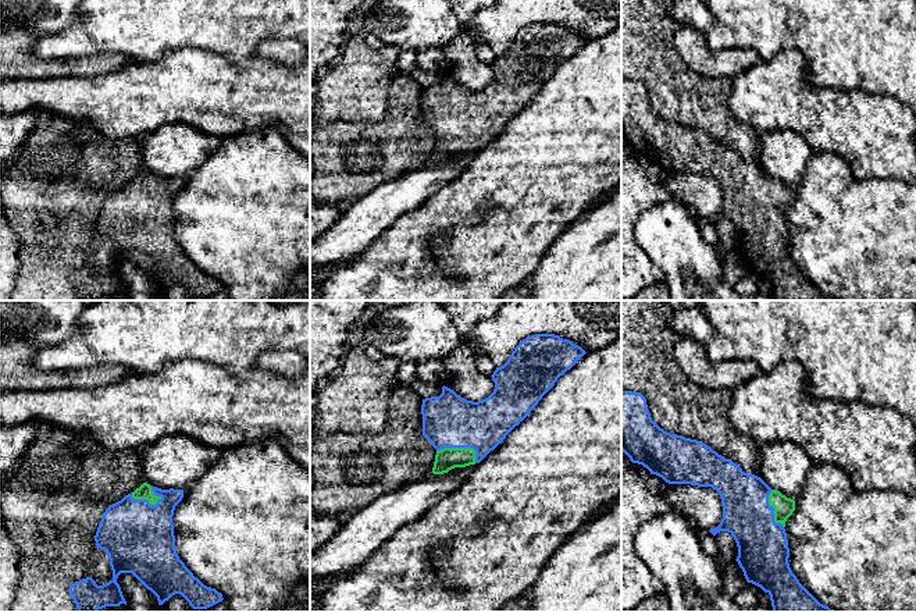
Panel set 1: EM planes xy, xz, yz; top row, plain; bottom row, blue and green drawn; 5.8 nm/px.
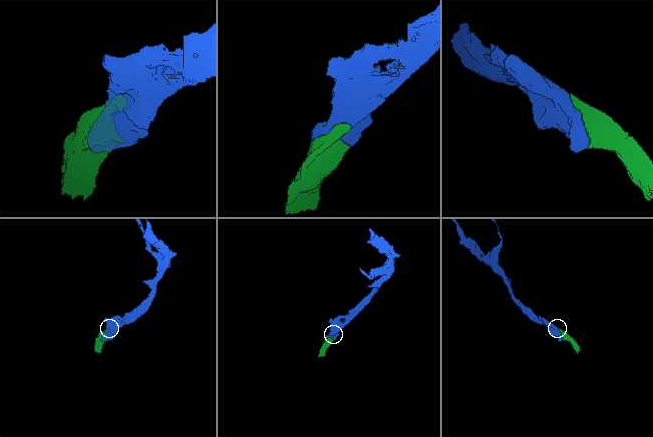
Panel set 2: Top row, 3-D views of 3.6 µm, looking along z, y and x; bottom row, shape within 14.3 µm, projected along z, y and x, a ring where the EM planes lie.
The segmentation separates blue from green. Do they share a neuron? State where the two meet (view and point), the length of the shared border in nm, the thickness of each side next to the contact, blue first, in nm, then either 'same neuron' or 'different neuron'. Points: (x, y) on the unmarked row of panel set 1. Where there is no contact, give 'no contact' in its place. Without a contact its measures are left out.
meets blue in xy at (145, 188); contact 190 nm long; 420 nm thick on the blue side, 80 nm on the other; same neuron

